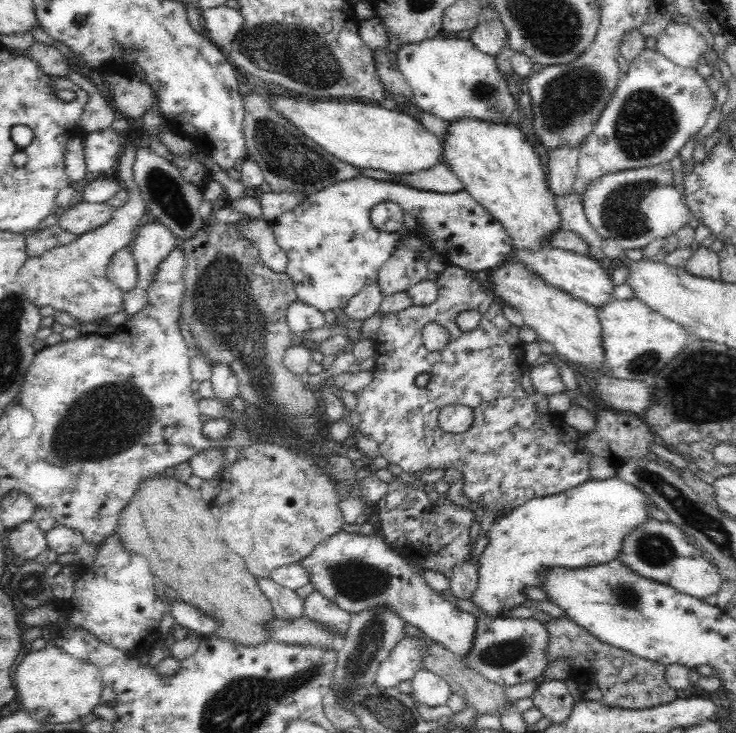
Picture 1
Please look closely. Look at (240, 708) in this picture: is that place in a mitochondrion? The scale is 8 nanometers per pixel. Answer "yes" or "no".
yes

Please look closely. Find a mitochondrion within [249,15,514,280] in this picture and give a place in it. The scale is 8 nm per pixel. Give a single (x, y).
(285, 154)

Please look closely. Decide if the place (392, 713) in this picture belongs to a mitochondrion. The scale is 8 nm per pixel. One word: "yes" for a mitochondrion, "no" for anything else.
yes

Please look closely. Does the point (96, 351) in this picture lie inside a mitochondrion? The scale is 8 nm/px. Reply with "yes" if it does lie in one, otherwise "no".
no

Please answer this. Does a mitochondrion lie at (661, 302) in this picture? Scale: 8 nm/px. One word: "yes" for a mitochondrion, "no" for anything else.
no

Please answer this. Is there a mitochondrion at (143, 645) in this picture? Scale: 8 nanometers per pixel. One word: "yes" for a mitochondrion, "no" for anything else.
no

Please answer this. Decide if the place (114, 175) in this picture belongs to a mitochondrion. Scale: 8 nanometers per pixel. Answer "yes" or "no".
no

